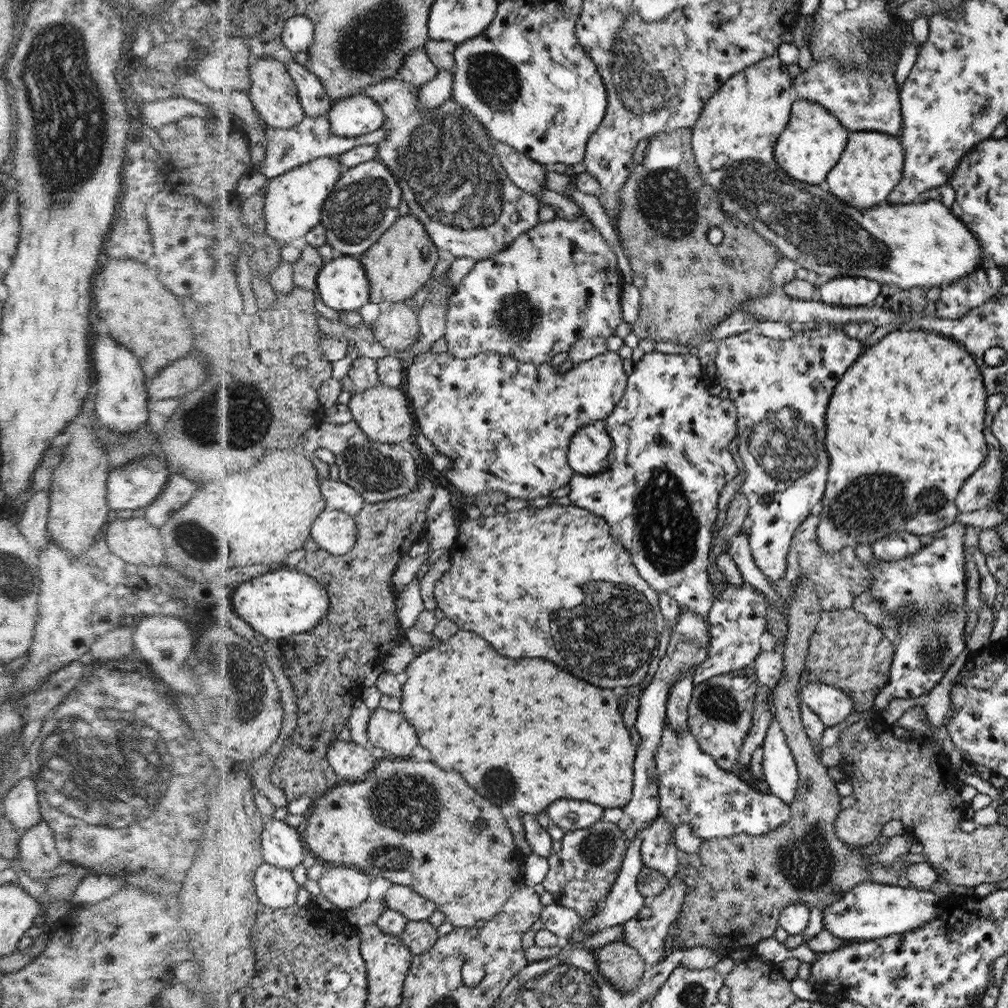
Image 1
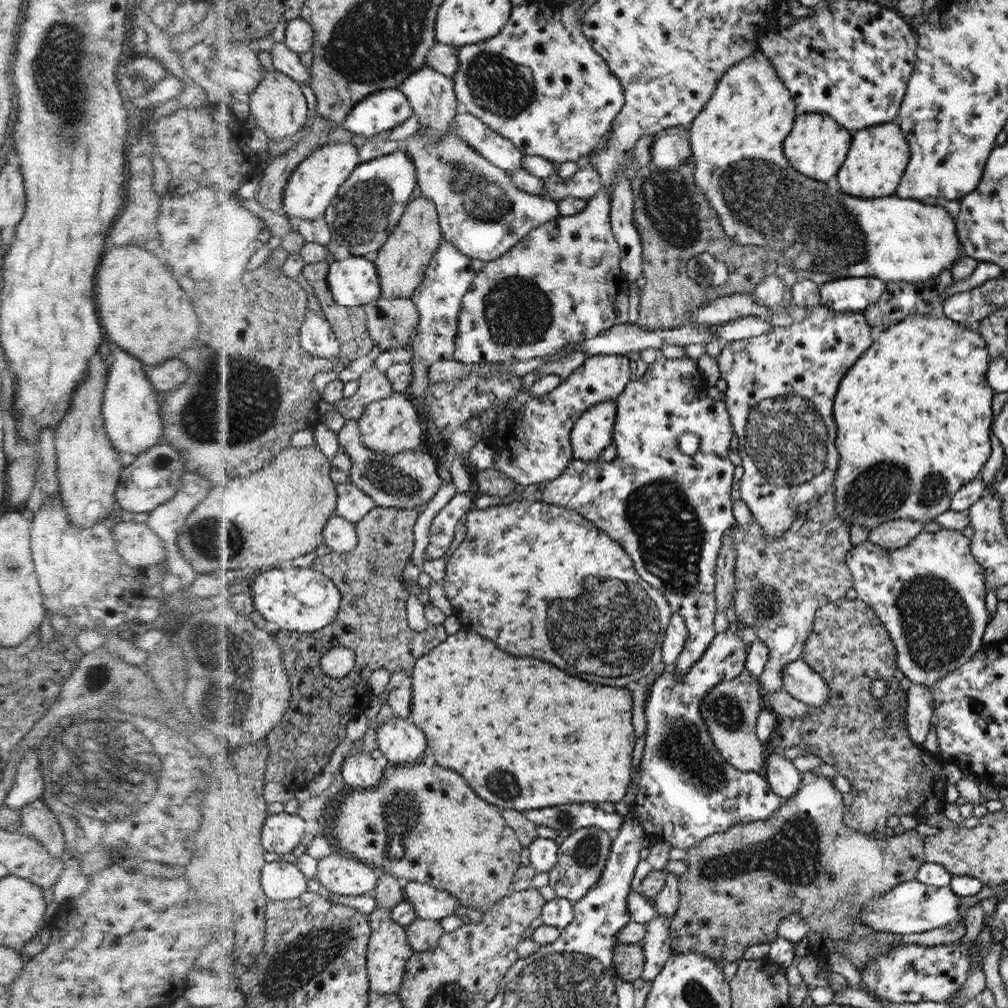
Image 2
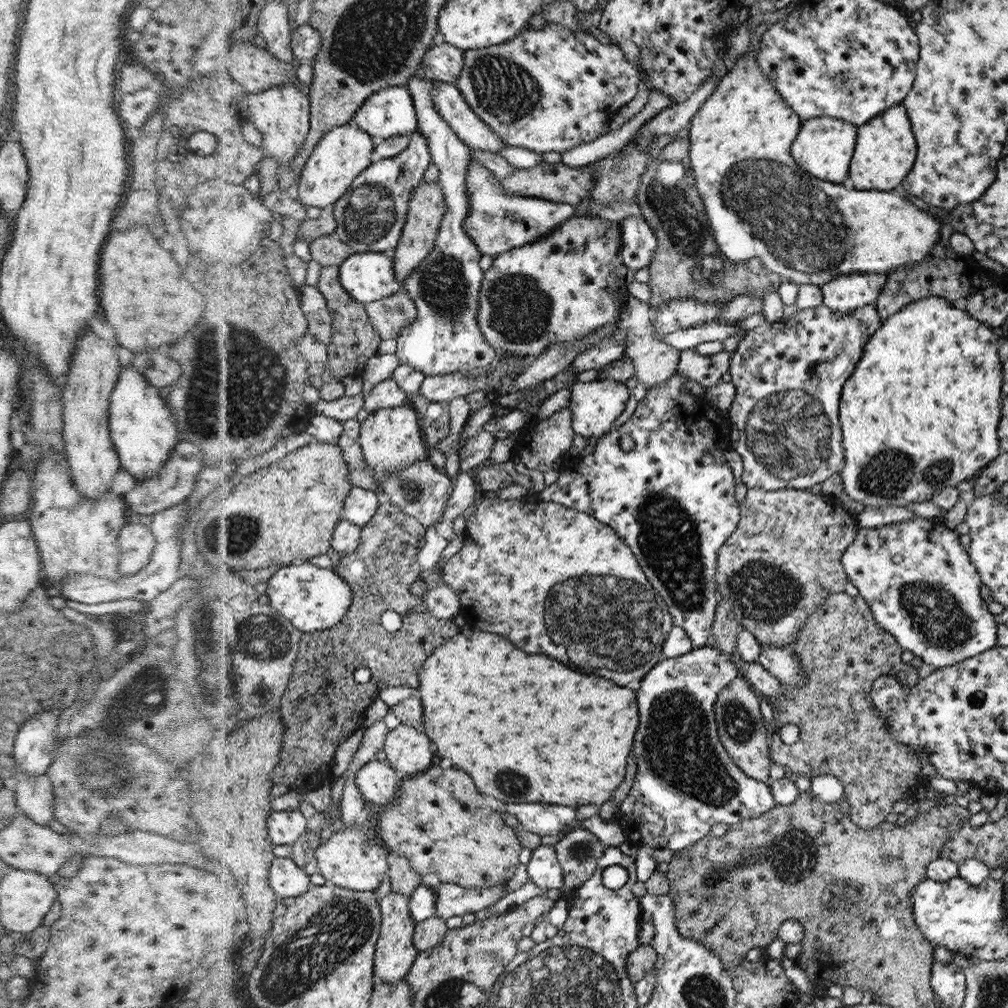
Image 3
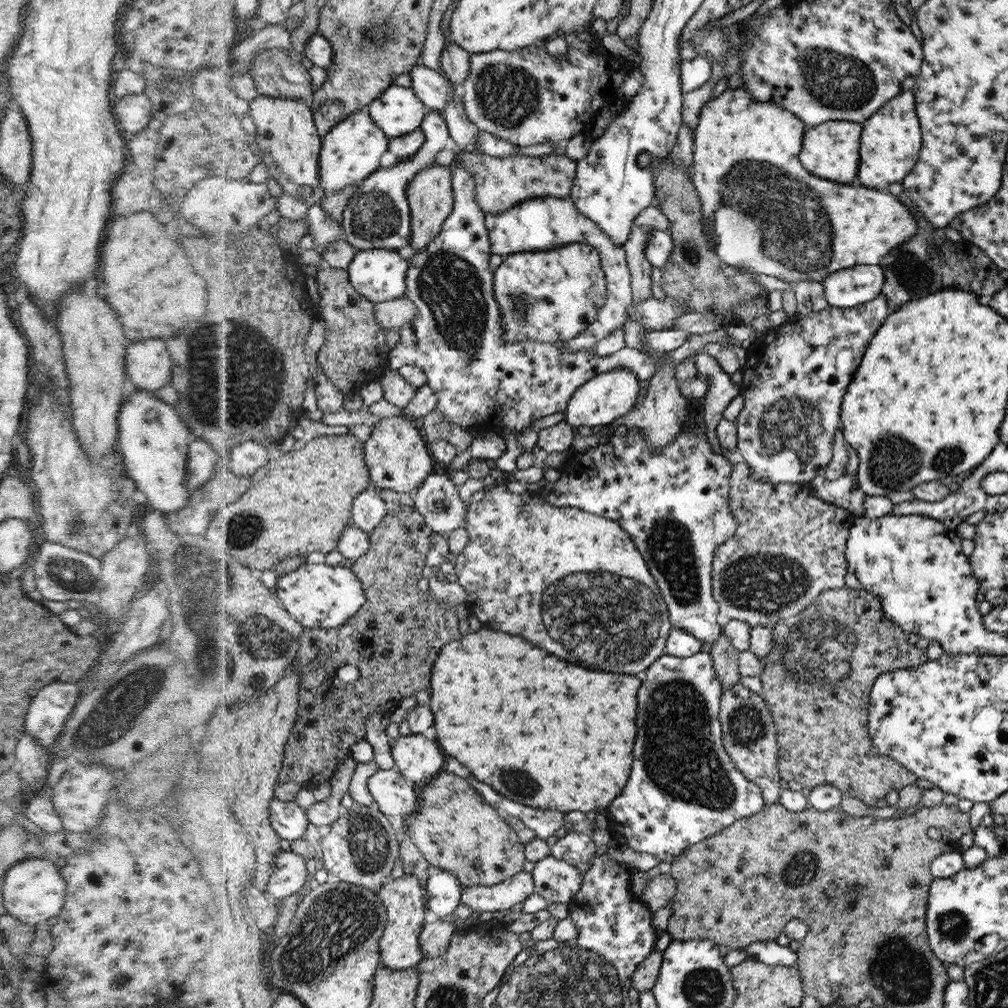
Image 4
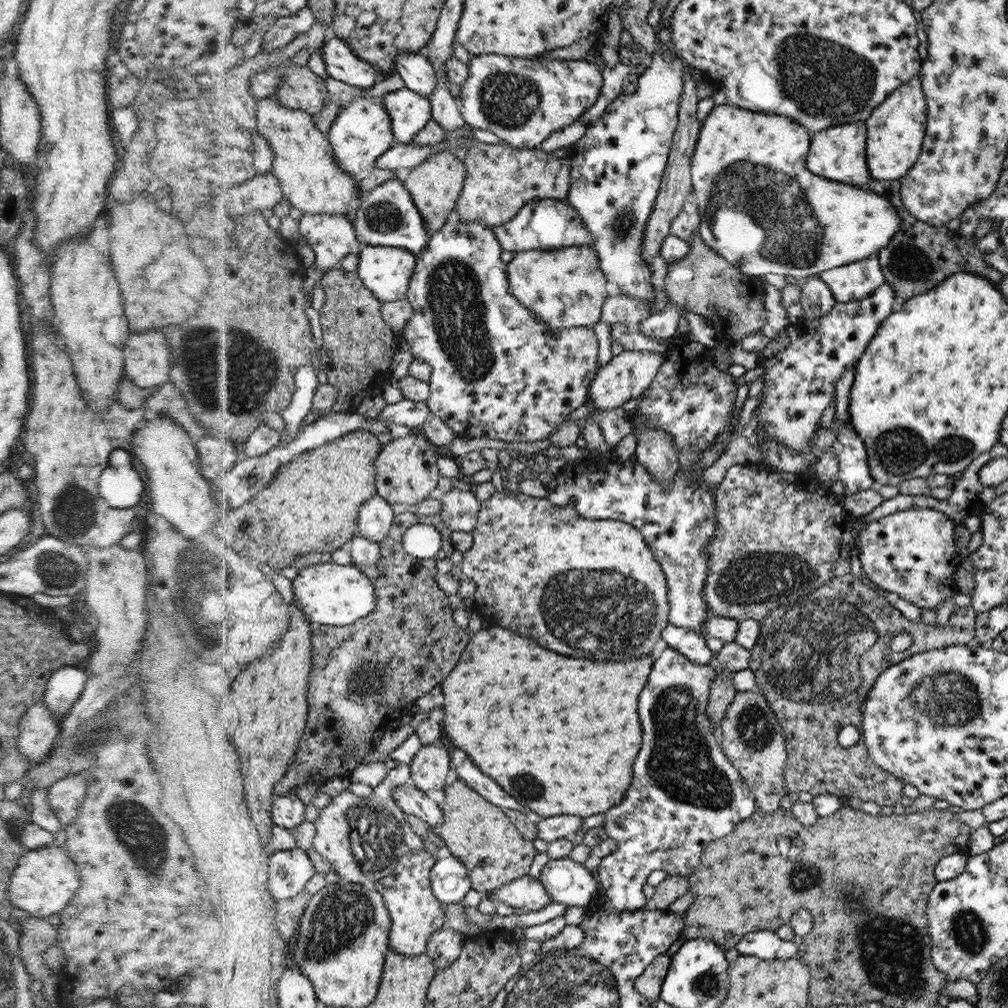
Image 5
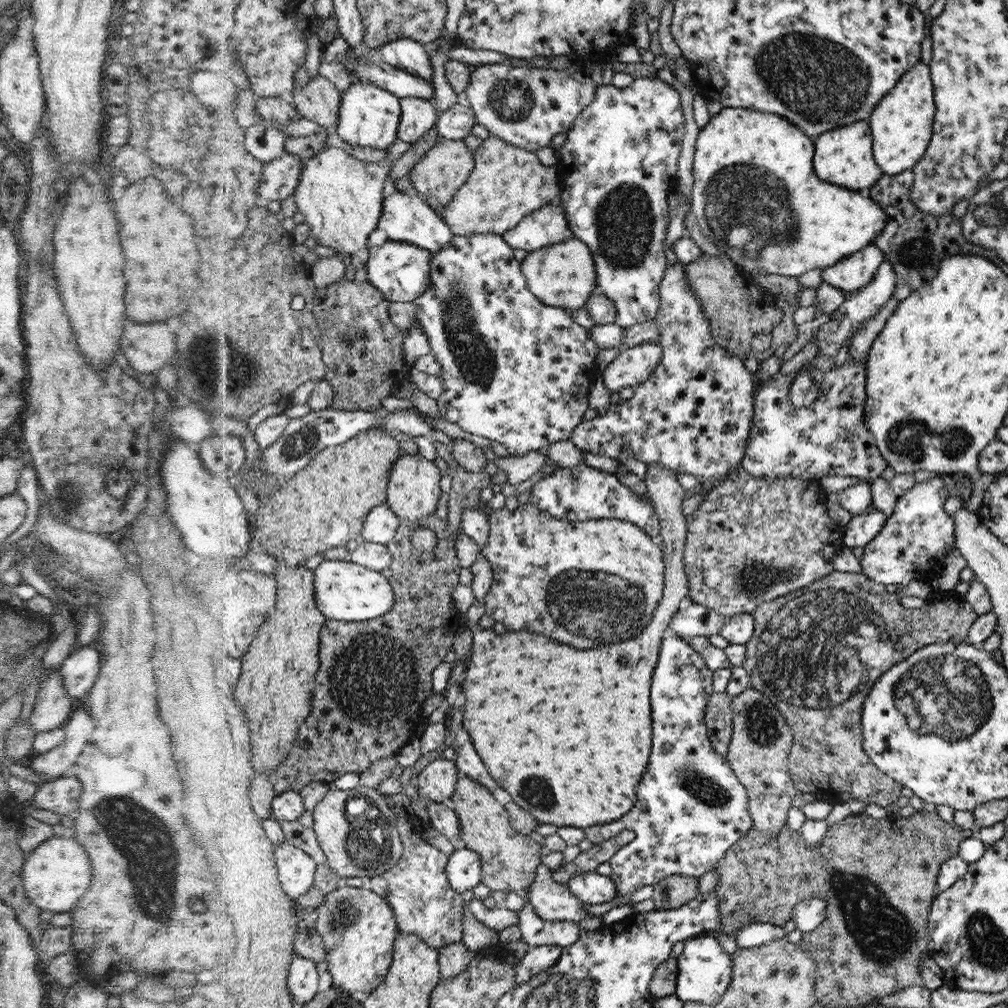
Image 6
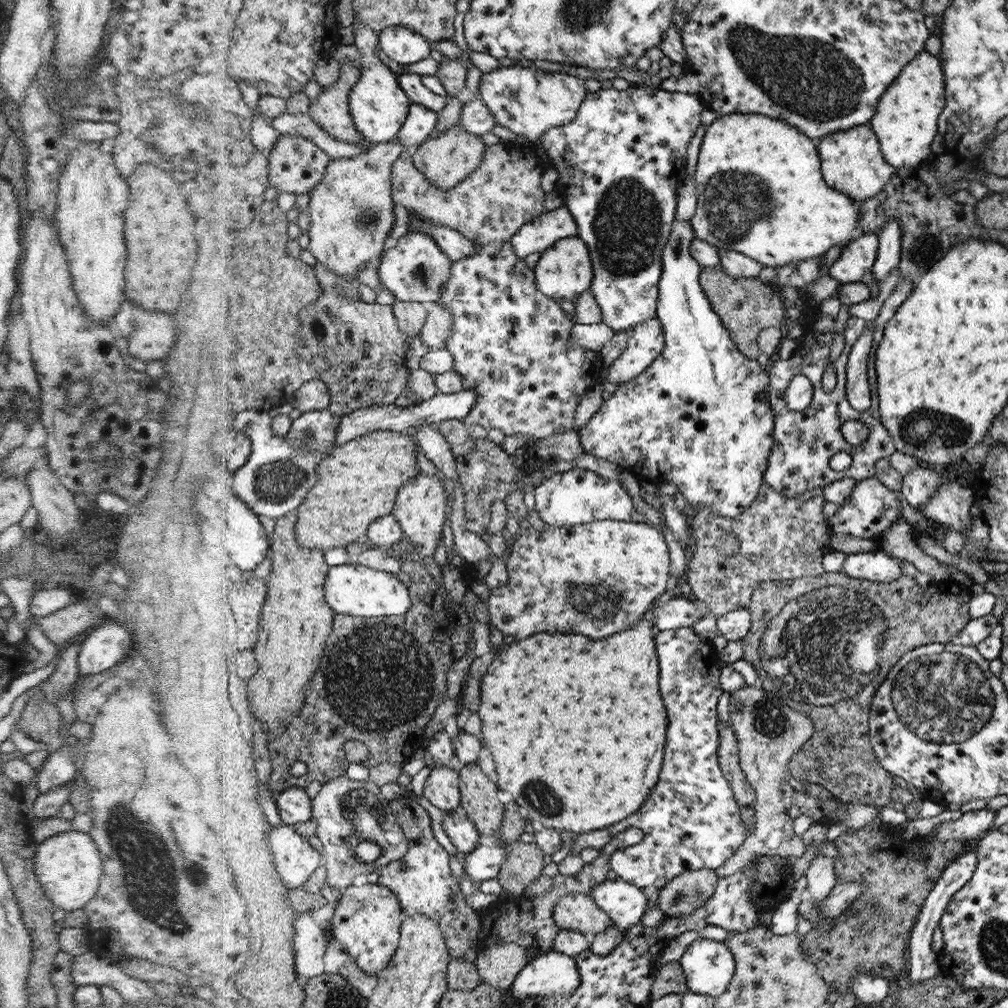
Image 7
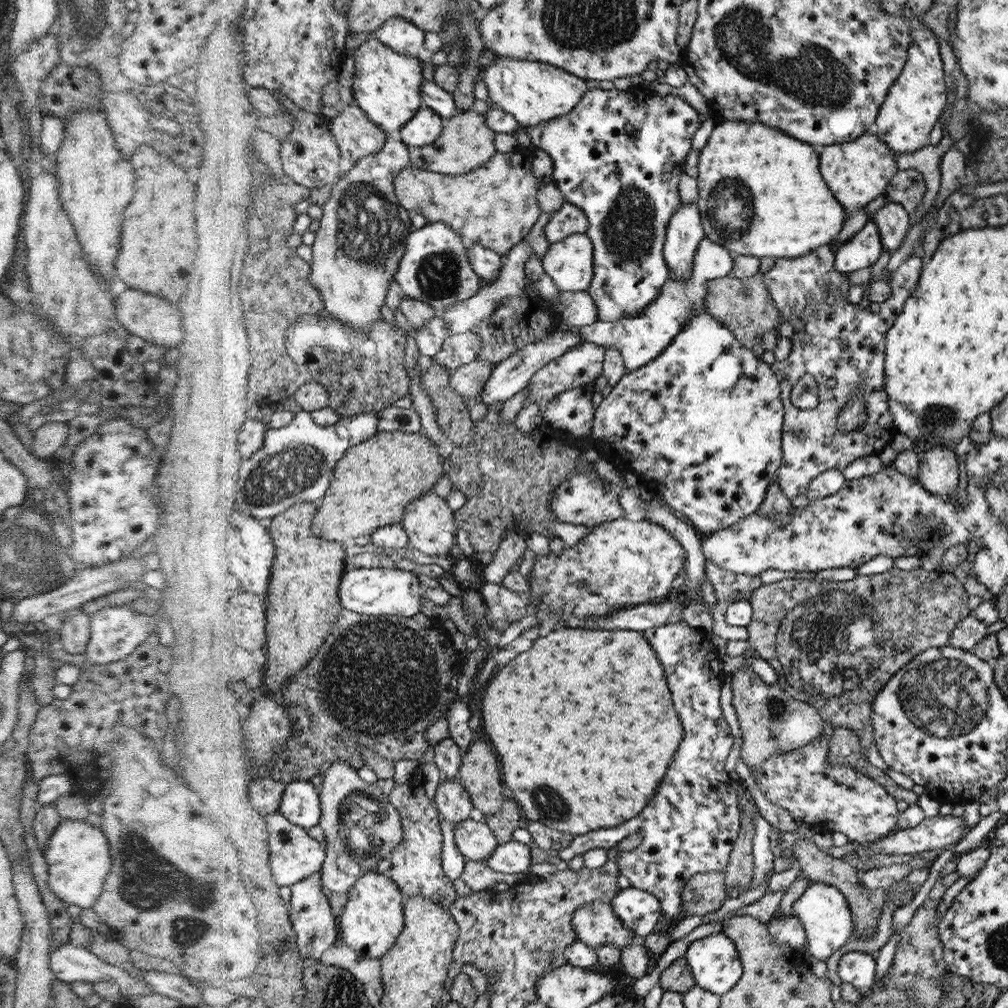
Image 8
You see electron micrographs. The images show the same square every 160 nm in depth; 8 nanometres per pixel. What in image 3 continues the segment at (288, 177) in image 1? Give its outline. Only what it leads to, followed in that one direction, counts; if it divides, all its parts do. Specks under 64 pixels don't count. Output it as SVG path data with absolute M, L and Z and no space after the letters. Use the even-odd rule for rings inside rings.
M353 122L338 127L325 134L321 144L316 147L313 156L307 162L300 176L299 197L306 207L320 209L336 206L345 197L353 182L366 172L373 164L373 156L377 146L368 131Z

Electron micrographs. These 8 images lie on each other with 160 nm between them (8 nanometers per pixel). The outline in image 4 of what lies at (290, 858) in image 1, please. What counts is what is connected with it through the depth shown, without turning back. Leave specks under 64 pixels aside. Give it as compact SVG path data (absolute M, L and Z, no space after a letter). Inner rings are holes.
M275 799L272 803L271 819L274 828L284 840L304 838L311 821L308 812L296 801Z

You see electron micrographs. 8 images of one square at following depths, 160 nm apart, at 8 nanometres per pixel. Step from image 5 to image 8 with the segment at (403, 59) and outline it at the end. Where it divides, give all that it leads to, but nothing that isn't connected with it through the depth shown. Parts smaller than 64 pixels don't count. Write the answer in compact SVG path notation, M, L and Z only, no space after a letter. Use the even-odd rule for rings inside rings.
M392 18L373 35L400 54L421 57L422 52L426 50L426 33L408 18Z

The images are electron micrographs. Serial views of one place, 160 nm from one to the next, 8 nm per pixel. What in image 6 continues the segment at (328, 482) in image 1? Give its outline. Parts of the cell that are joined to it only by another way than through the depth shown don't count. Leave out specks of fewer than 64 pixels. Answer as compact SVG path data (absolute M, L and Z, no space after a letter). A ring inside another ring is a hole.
M389 503L381 504L369 514L362 539L389 545L396 538L402 523L402 518Z

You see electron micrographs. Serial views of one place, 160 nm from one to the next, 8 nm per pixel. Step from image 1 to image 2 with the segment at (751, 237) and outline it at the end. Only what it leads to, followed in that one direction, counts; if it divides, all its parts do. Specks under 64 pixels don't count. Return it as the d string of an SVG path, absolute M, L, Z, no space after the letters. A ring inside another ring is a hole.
M673 126L672 128L665 129L664 132L656 133L653 137L653 144L651 146L652 159L649 165L644 169L639 168L637 176L632 179L632 191L635 204L634 227L638 228L638 235L640 235L640 239L642 239L642 276L646 278L646 284L639 290L640 309L635 324L646 331L680 329L682 326L687 326L685 324L685 322L687 322L687 316L689 316L691 312L694 312L696 308L700 308L711 300L716 300L726 295L732 295L734 293L752 293L755 291L758 284L760 284L760 281L767 275L782 271L779 265L769 258L765 248L754 245L744 245L742 247L738 244L734 244L734 242L730 242L725 231L722 230L721 220L718 218L717 212L710 207L709 199L706 199L704 192L697 185L697 182L694 182L694 168L692 168L693 154L690 154L691 147L692 143L690 142L688 127Z

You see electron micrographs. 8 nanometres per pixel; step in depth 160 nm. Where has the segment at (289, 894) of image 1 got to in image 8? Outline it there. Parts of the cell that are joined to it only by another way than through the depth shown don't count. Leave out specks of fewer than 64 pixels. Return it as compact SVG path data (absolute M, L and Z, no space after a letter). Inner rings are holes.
M282 812L265 816L270 833L271 861L276 881L282 886L292 887L323 870L328 850L317 838L308 834L308 829L292 823Z

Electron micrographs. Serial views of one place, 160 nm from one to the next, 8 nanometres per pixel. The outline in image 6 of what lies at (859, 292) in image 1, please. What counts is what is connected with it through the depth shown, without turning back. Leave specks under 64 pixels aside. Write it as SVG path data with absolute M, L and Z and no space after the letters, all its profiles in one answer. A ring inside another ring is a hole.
M870 244L860 252L845 257L837 265L824 269L822 279L824 283L831 284L834 288L854 294L877 277L882 262L884 262L883 251Z

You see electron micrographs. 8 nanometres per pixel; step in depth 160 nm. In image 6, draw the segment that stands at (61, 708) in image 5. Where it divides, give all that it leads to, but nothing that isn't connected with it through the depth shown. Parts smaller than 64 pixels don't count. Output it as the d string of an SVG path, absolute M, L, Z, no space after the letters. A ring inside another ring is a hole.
M86 645L72 652L60 665L62 679L64 679L64 685L66 685L66 693L68 693L72 699L84 699L85 694L91 691L96 682L96 678L98 678L100 665L101 651L99 645L91 645L91 647L90 645Z

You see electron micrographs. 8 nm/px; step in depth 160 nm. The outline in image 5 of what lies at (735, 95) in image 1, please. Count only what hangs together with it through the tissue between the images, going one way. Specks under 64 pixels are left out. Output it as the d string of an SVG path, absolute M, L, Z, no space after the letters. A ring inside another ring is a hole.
M728 103L714 105L711 109L701 124L691 158L691 181L699 210L708 216L709 228L716 239L715 248L720 249L720 238L716 234L718 228L730 226L731 238L742 242L742 250L736 254L736 258L730 259L724 255L730 265L738 267L743 264L744 250L752 252L758 233L762 232L764 246L761 246L760 252L764 252L765 259L790 263L796 268L818 268L819 276L823 274L820 270L837 269L838 266L875 257L898 232L900 216L888 200L874 194L869 188L834 182L812 174L806 168L808 148L810 136L806 134L804 126L786 115L746 110ZM730 164L732 176L718 178L730 172Z

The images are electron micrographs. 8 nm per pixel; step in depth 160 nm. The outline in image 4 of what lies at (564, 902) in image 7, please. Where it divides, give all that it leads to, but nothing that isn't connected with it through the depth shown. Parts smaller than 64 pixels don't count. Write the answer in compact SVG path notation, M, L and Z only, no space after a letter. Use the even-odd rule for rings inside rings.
M522 870L516 876L507 878L497 885L465 887L461 903L487 916L524 902L532 892L534 892L532 875Z

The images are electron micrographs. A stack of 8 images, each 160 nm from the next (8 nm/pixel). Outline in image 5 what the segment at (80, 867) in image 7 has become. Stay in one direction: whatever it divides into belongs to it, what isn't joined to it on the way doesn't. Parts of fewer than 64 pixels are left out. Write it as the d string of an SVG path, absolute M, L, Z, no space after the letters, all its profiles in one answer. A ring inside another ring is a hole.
M50 844L25 850L13 870L8 894L16 908L26 910L32 917L47 919L50 914L59 914L66 908L79 886L80 873L76 863L67 854L66 847Z

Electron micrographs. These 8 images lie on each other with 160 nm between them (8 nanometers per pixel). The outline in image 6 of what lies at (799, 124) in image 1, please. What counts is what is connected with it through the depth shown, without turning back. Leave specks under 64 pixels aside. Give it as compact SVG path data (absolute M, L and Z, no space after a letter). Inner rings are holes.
M866 121L822 133L815 141L818 142L818 158L814 158L818 162L818 174L830 184L866 193L884 174L874 157L872 130Z

